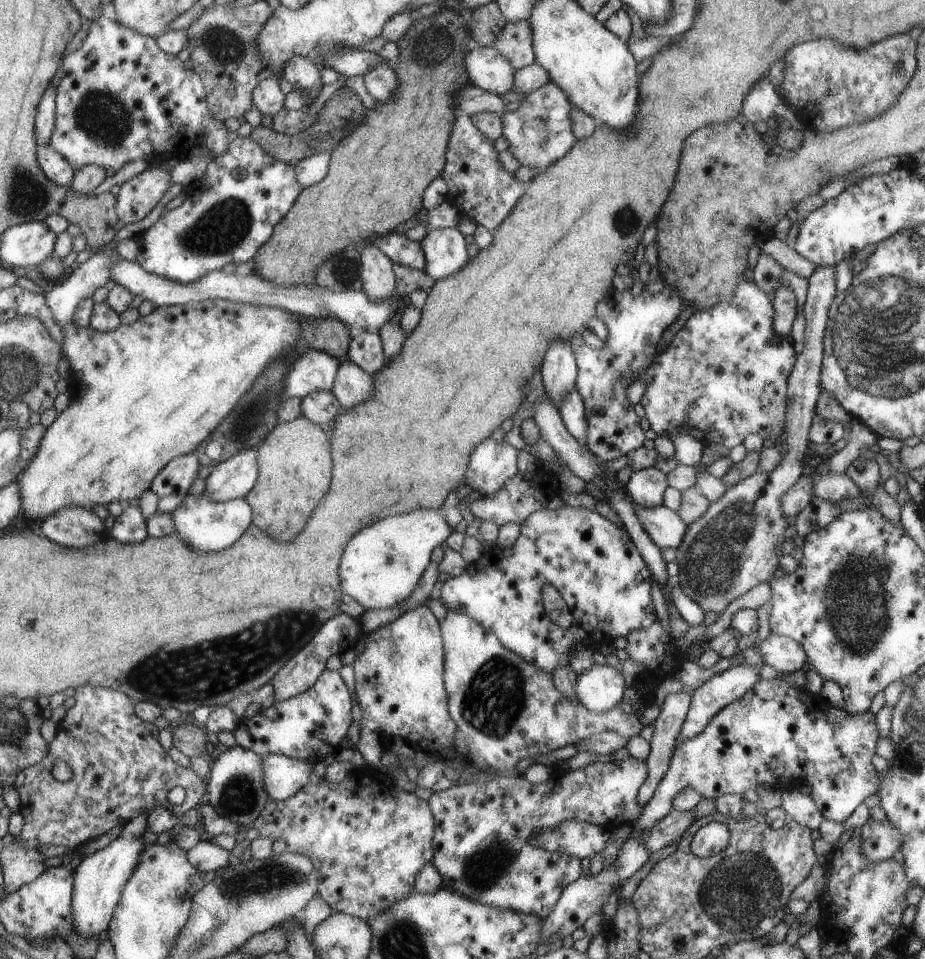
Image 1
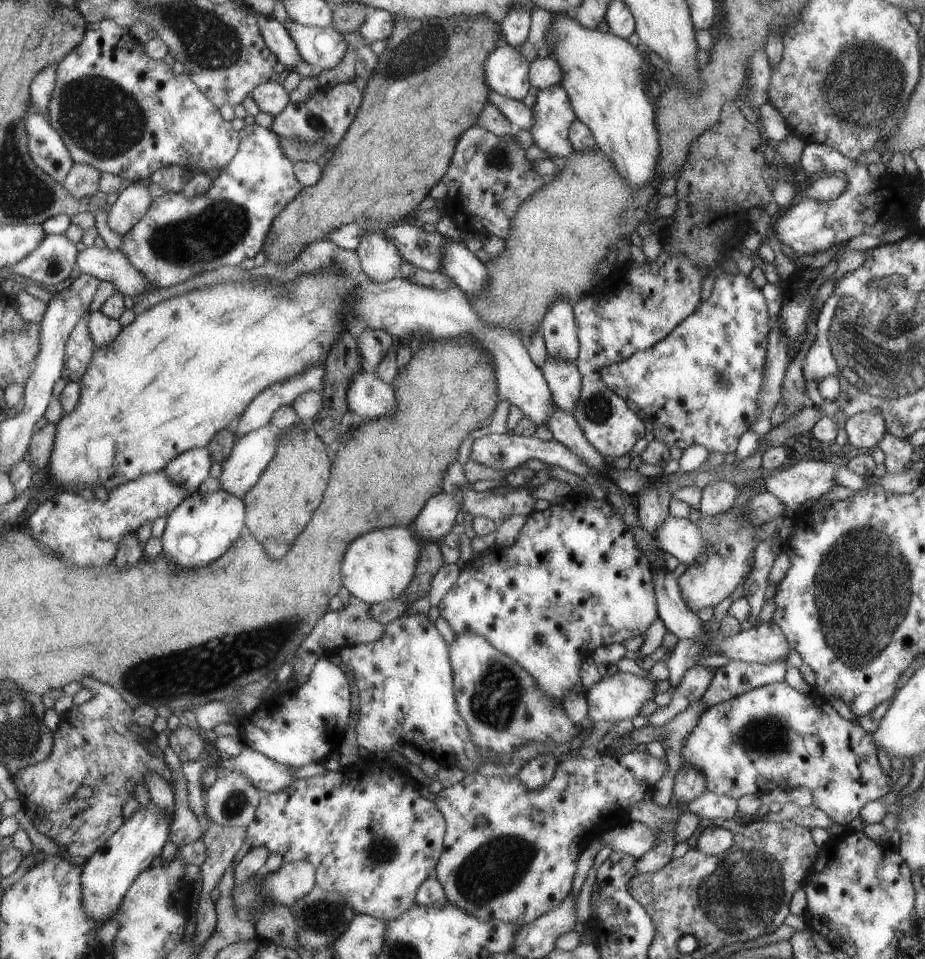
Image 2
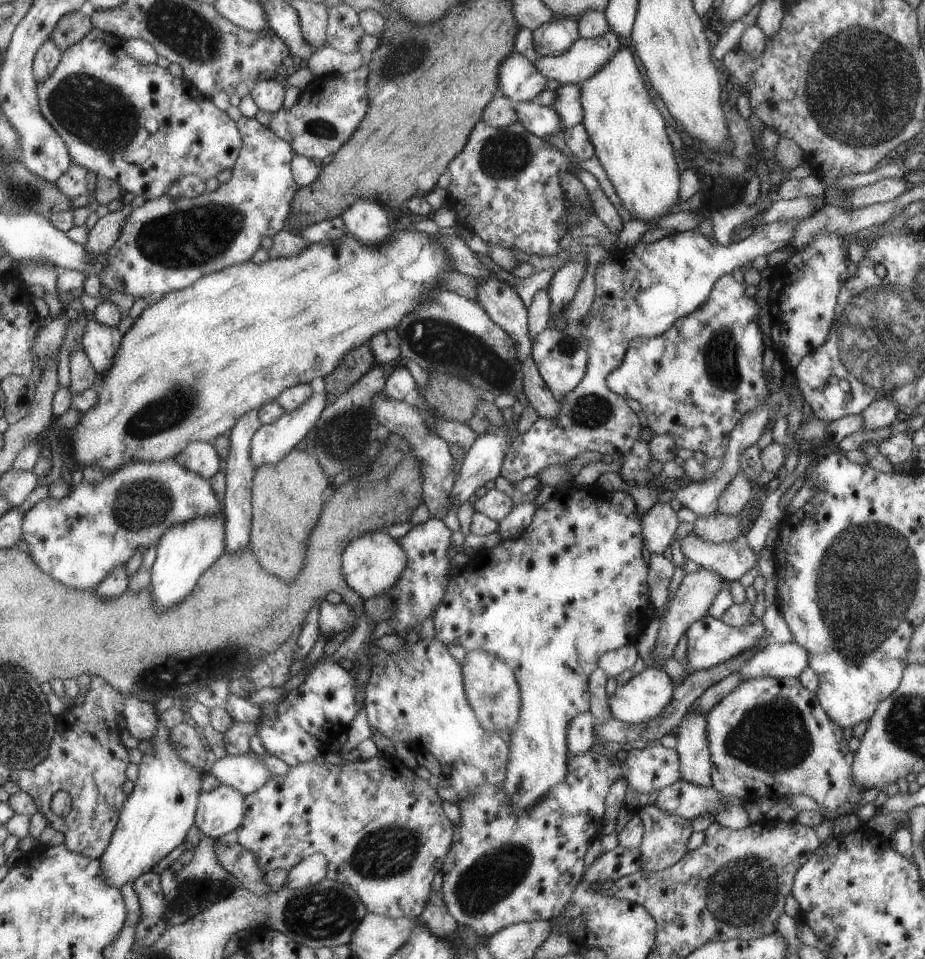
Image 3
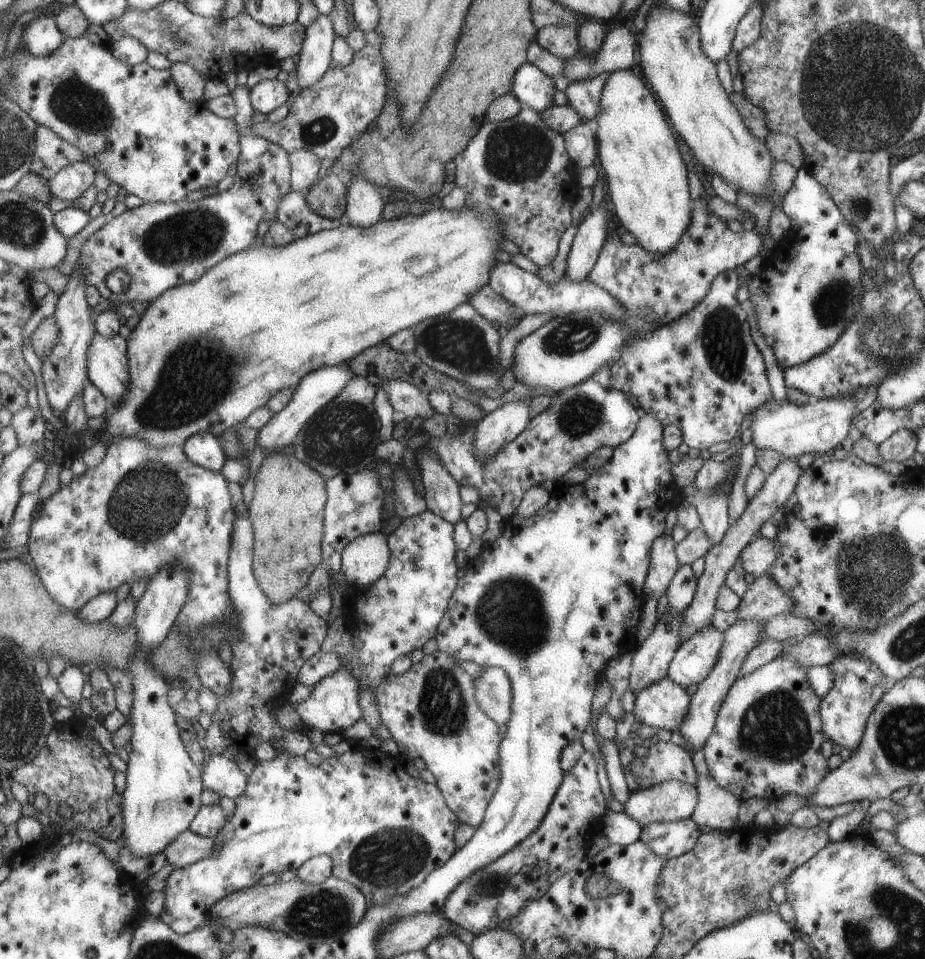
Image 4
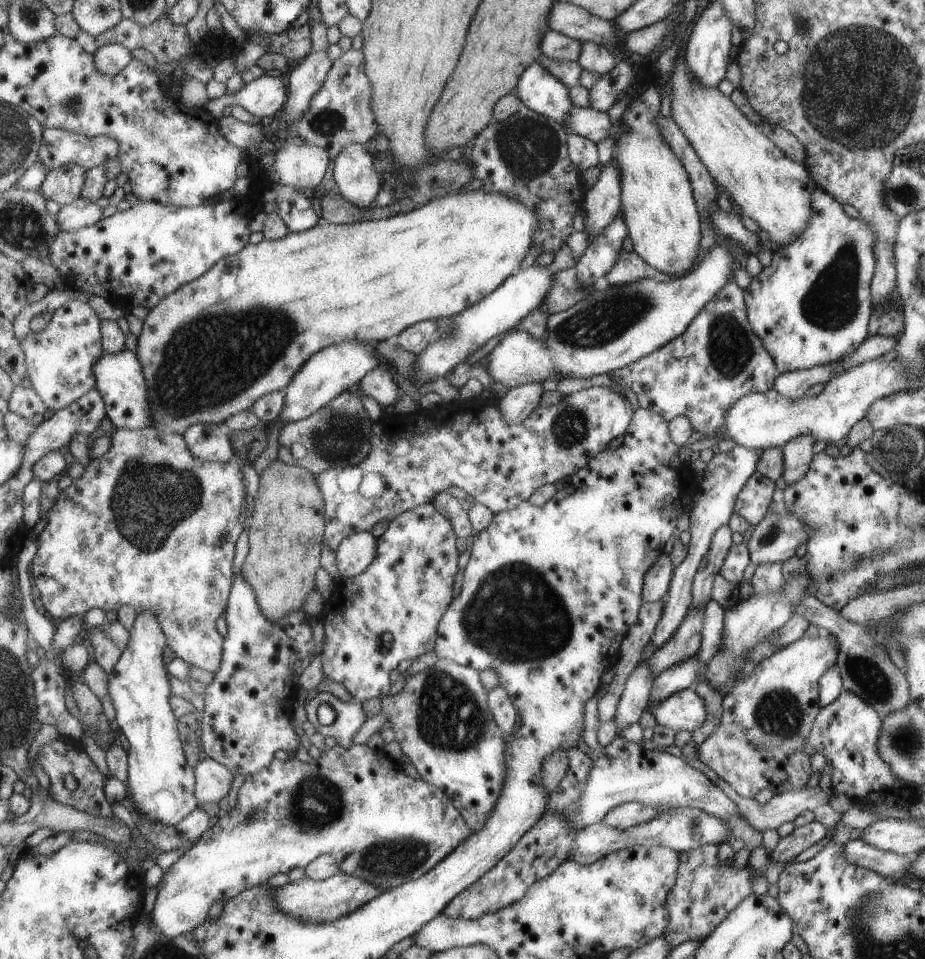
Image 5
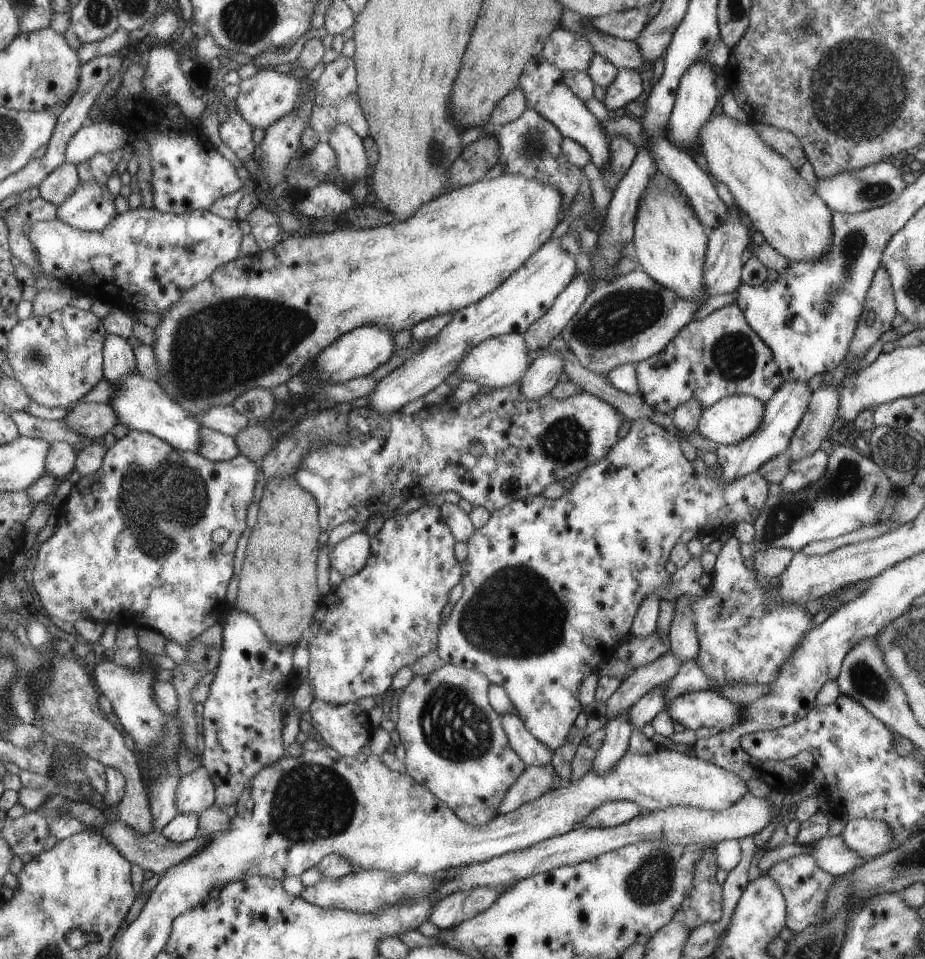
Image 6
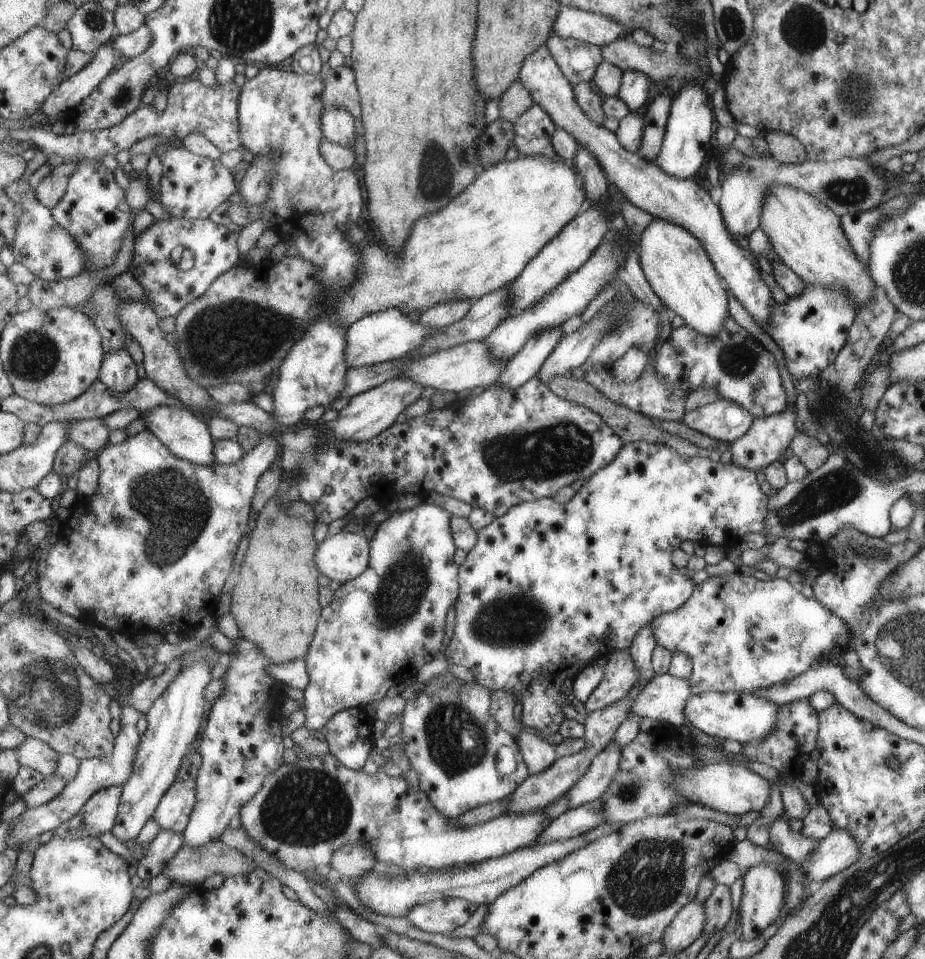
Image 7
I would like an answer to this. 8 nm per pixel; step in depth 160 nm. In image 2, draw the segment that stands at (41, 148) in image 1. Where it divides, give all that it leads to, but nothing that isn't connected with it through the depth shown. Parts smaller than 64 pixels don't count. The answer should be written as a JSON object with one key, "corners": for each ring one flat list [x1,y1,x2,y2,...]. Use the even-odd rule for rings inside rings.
{"corners":[[31,102,26,116,30,153,35,162,55,180,64,183,76,163,60,132]]}

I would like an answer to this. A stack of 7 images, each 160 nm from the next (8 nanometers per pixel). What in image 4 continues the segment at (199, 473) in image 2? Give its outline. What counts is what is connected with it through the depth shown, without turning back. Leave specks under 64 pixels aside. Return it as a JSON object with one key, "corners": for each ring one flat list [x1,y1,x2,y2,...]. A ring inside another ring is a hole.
{"corners":[[211,433,193,435,183,447,191,462,215,472,219,472,227,460,220,440]]}

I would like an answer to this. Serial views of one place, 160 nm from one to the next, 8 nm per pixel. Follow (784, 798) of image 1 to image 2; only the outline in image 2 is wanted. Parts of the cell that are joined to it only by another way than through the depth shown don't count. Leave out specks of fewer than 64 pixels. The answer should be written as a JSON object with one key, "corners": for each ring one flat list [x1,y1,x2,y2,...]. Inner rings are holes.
{"corners":[[792,801,782,804,779,812,768,811,761,819,770,823,777,823,789,819,802,827,813,828,818,826,824,830,831,823,830,818,816,806,811,804,806,807,800,807]]}

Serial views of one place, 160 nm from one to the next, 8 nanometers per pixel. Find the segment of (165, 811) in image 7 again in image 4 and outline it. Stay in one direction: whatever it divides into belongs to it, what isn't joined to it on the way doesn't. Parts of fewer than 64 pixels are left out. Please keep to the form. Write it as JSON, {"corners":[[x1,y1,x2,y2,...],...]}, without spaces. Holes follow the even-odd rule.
{"corners":[[212,755,203,768,203,778,206,788,216,792,221,797,236,799,248,787,249,777,233,760,225,755]]}

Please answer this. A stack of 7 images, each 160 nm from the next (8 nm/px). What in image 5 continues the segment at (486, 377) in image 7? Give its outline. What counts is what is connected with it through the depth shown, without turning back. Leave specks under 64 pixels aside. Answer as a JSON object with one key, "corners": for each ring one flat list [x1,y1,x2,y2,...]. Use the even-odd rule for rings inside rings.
{"corners":[[715,245,687,274,672,281,641,279,621,286,606,285,564,311,549,314,544,339,511,331,486,356,486,369,507,388,542,383,546,378,589,378,609,374,641,359,682,334,698,312,729,282,737,263,726,245]]}

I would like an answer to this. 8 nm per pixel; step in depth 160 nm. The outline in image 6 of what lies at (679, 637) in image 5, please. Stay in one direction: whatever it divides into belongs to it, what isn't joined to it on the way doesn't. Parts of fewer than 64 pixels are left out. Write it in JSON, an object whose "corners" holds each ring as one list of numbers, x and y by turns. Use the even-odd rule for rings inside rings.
{"corners":[[669,650,649,664,637,667,633,673,619,683,606,700,606,720,627,711,628,708,654,686,663,685,681,666,682,662]]}

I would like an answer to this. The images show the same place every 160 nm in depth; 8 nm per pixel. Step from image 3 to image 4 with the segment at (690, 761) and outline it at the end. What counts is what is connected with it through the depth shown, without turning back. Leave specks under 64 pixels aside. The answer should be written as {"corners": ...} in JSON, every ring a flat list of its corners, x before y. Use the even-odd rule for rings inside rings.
{"corners":[[758,618,735,621,727,630,722,632,724,643,718,652,716,663,710,668,709,674,701,682,698,682,697,689,691,696,689,714,682,720,681,726,676,728,677,732,683,736,684,749,690,755,701,751,707,737,711,734,717,718,719,705,725,693,737,678,740,664,753,646,761,640,760,626,762,622]]}

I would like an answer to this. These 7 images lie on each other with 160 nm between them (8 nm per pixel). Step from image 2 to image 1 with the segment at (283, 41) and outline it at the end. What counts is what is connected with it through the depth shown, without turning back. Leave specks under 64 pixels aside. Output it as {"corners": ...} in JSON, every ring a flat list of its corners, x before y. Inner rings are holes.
{"corners":[[294,56,284,70,283,78,287,79,295,89,301,90,307,96,308,104,319,94,321,80,319,68,304,56]]}

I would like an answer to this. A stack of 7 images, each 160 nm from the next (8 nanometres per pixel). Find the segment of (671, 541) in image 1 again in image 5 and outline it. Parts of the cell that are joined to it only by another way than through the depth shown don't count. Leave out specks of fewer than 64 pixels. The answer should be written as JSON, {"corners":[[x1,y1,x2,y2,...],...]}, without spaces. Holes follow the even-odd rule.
{"corners":[[771,506,754,526,747,548,753,566,782,563,794,555,798,544,806,542,808,529,796,516]]}

